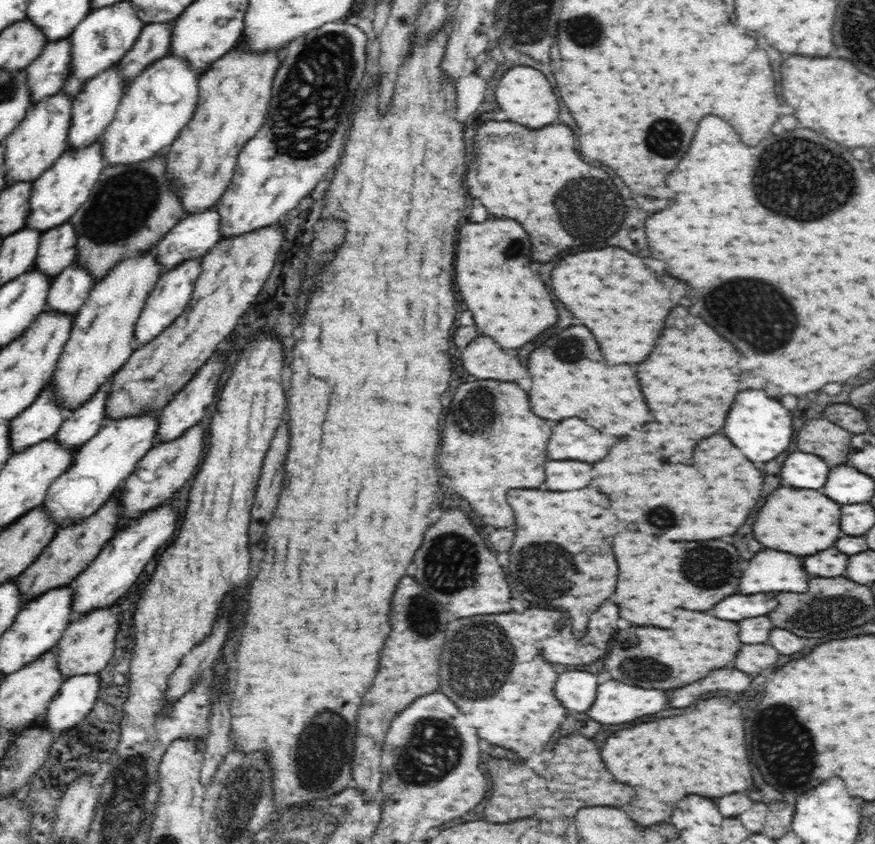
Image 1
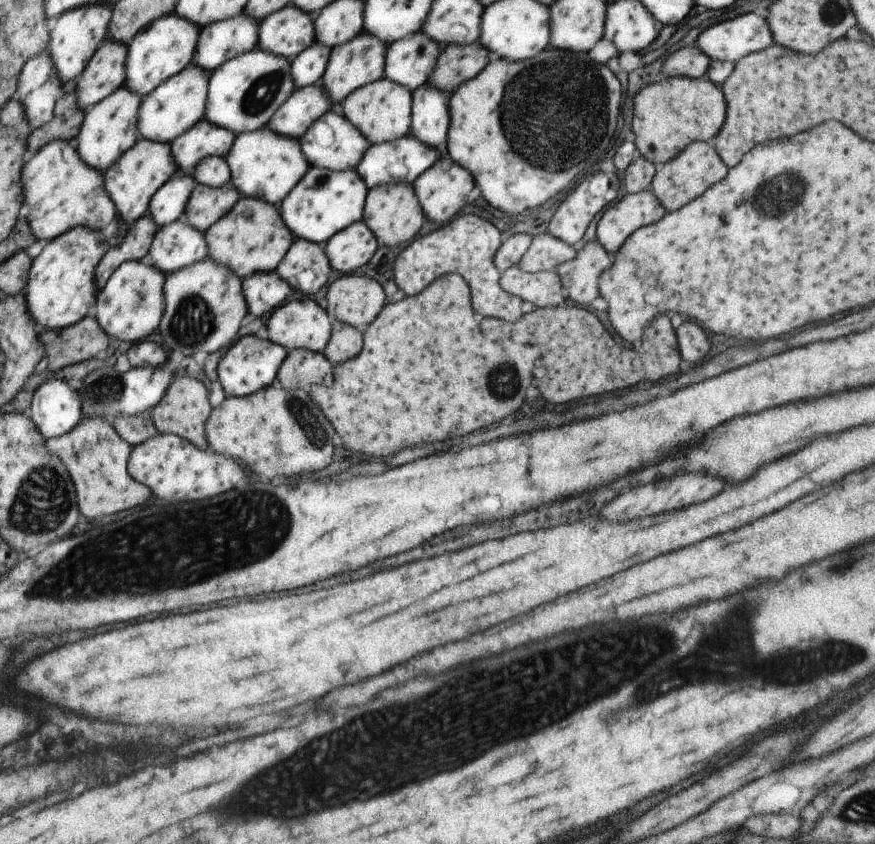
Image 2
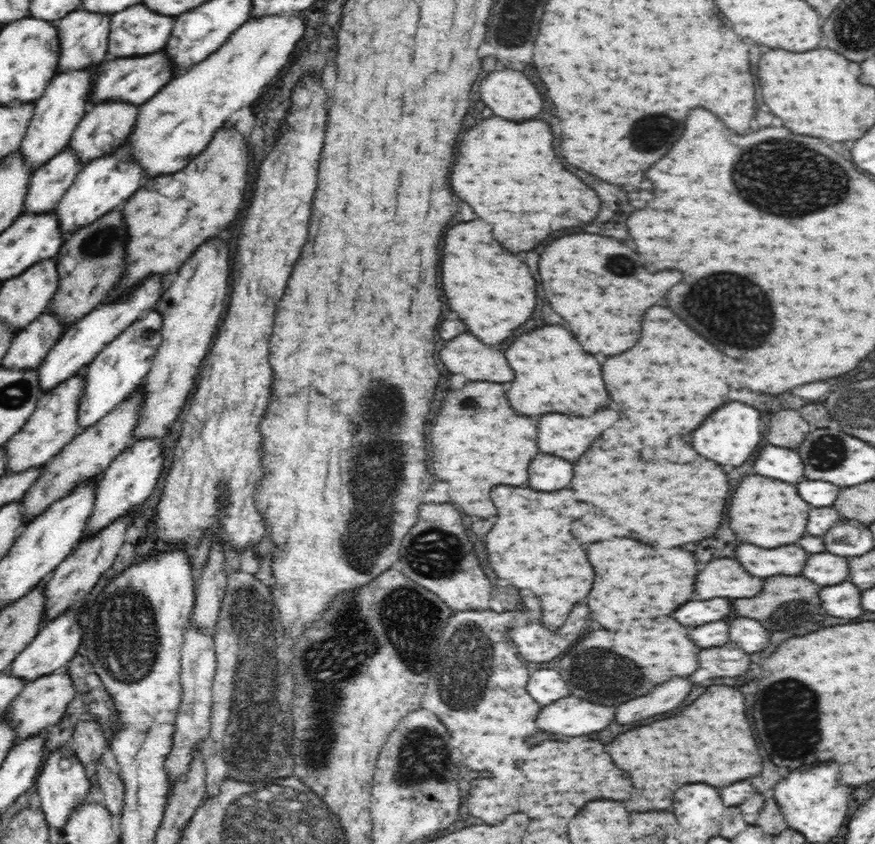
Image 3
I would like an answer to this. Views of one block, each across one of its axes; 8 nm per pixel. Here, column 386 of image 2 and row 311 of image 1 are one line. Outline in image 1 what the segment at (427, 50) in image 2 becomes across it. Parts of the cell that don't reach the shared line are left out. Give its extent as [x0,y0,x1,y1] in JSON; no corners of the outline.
[47,262,94,316]

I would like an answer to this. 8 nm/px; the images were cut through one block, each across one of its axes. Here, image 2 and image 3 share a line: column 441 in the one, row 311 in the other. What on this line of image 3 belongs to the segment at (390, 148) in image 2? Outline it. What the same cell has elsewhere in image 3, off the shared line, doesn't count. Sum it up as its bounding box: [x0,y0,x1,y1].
[78,310,162,431]

